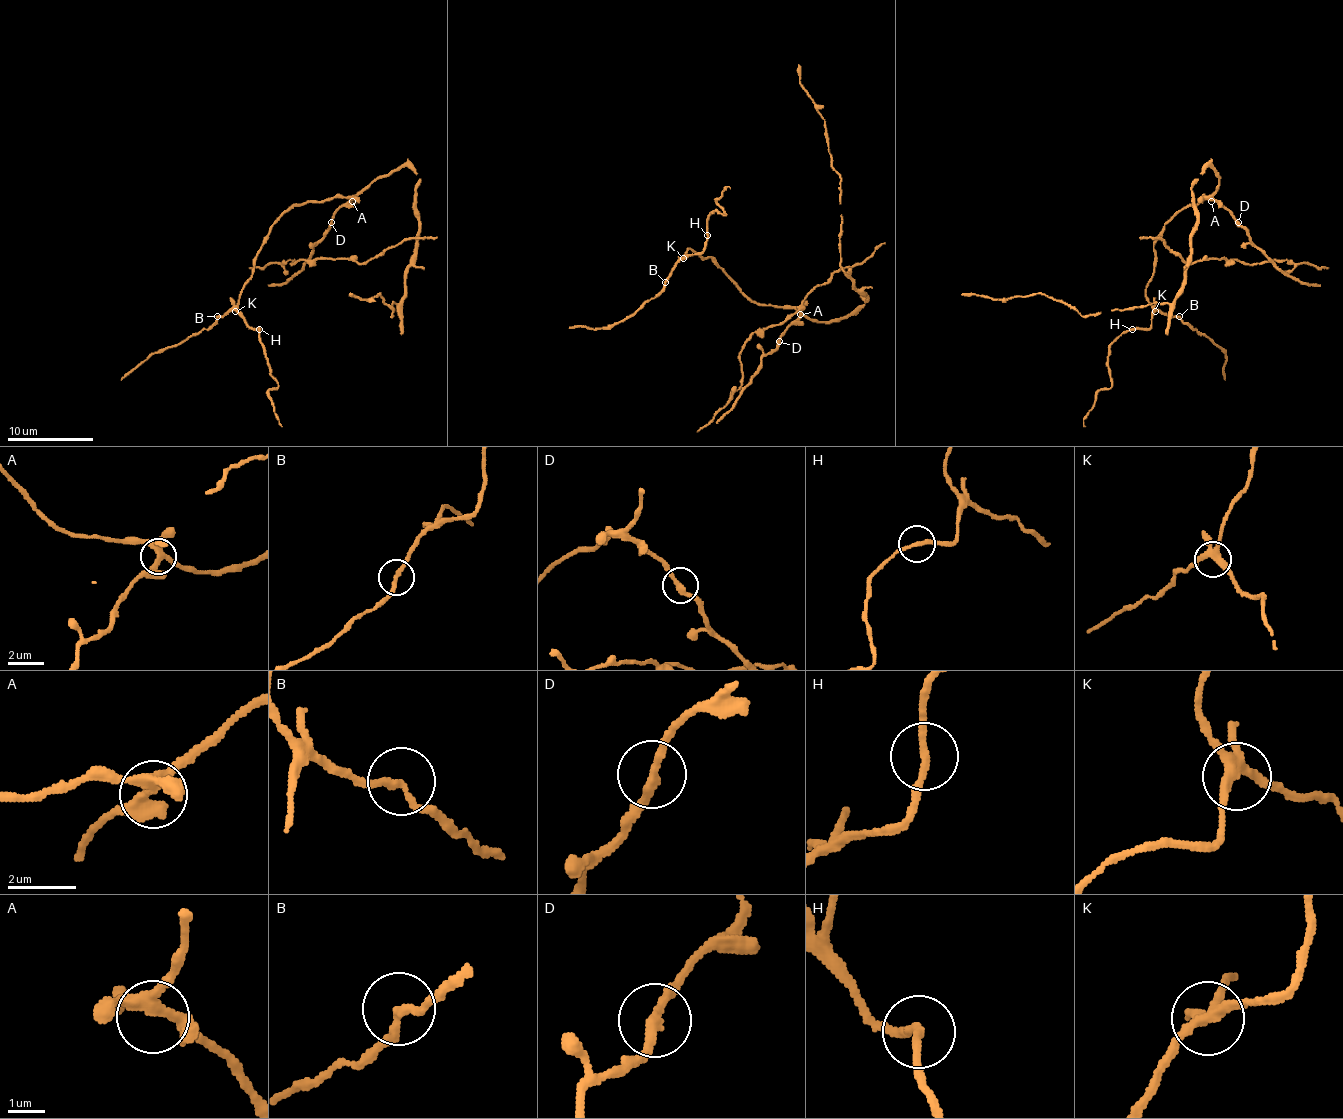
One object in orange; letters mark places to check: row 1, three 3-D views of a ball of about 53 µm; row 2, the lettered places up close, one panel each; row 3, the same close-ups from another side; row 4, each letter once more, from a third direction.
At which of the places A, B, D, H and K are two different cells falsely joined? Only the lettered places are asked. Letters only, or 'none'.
none

